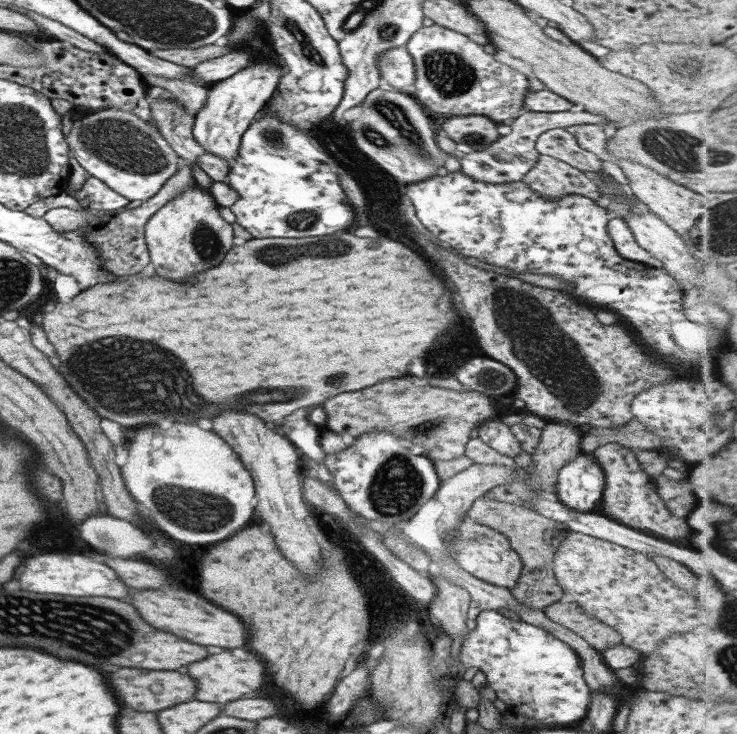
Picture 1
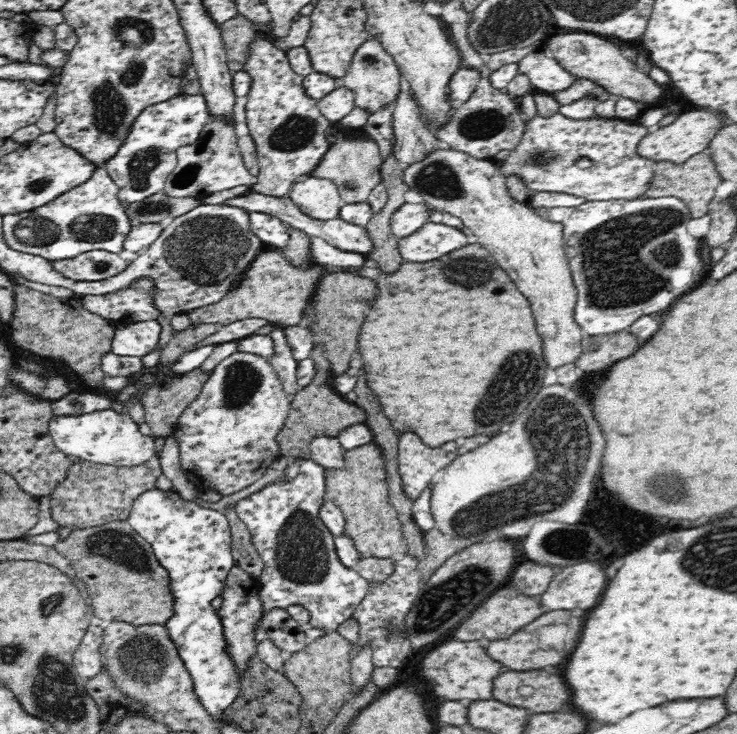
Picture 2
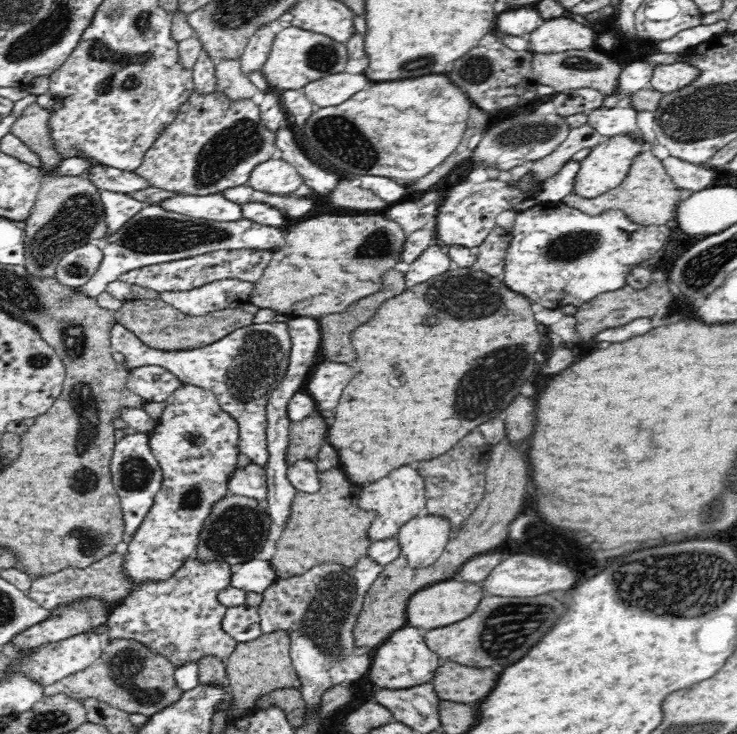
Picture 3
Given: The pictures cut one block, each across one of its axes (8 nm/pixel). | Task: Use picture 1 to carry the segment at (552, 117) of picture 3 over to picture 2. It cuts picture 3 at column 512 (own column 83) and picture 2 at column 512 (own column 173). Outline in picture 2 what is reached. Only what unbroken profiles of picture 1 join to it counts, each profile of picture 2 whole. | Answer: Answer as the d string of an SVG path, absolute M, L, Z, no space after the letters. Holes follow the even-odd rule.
M561 113L549 117L535 115L527 123L522 133L522 140L508 154L504 162L497 162L500 173L509 181L524 181L526 187L534 192L558 192L585 198L587 201L597 200L632 200L644 197L647 188L654 178L656 162L638 155L638 144L650 129L638 125L635 121L623 121L616 118L600 118L593 116L589 119L567 118Z

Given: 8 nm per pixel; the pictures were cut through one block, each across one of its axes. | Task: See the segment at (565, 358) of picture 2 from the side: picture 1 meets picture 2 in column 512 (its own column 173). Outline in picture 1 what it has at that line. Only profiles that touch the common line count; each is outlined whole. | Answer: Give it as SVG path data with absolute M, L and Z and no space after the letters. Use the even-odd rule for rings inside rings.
M197 184L182 189L168 204L162 206L144 228L149 257L155 274L176 282L184 282L206 268L218 266L232 248L233 226L219 213L214 197Z

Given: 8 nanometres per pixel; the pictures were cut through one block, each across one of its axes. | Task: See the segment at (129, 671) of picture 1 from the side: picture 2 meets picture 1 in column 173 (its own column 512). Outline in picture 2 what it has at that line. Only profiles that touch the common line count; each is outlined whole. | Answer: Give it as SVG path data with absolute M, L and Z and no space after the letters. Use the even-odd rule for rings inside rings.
M534 670L534 672L502 672L494 678L494 690L492 698L510 706L526 708L536 714L540 712L556 712L560 708L568 706L570 692L564 684L564 680L558 674L548 674L546 670Z

